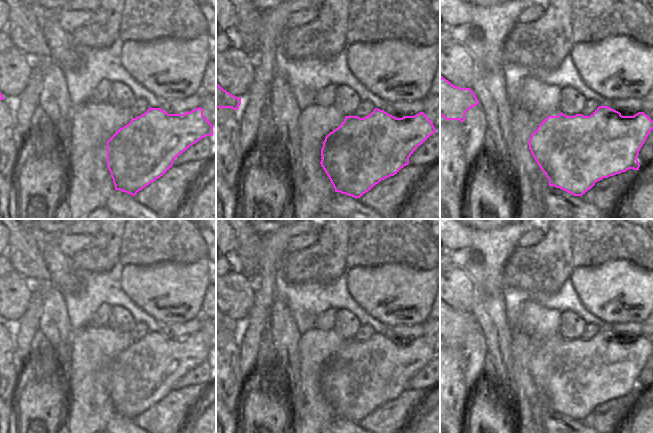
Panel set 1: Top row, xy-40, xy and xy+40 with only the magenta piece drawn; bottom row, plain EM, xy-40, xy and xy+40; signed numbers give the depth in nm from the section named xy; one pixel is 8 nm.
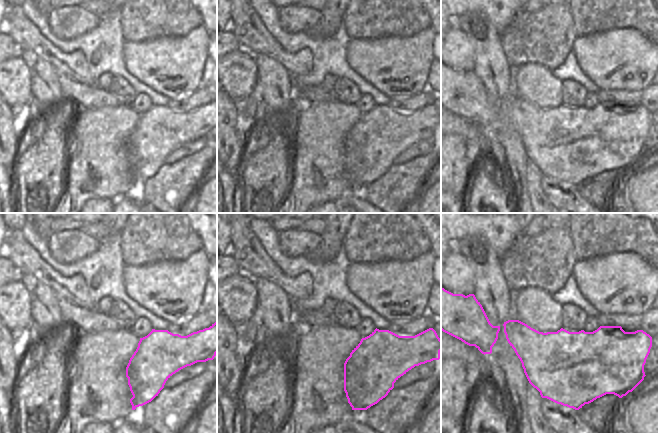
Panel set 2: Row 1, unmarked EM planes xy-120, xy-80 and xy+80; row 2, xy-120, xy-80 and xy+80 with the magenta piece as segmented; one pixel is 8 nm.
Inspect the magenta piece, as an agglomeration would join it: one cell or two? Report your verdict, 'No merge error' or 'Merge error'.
Merge error.

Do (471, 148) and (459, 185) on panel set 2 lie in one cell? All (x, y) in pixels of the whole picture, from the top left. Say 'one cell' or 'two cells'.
two cells

